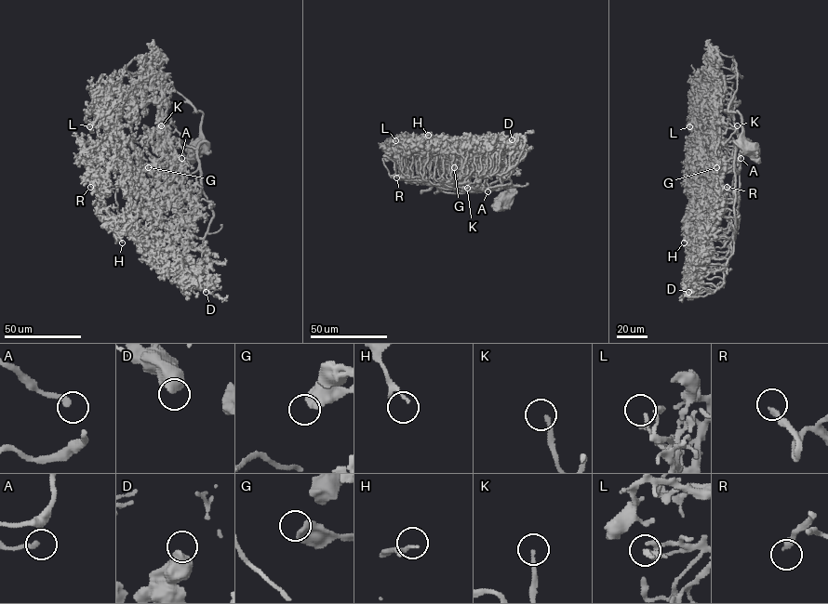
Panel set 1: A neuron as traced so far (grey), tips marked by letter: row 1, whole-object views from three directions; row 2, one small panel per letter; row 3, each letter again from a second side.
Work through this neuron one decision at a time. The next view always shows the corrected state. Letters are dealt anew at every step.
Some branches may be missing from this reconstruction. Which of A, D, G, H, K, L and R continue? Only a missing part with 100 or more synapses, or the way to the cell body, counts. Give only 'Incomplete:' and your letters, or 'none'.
Incomplete: D, K, R

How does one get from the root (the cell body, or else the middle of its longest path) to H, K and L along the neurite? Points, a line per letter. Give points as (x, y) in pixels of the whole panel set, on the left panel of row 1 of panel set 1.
H: (201, 147), (193, 173), (174, 170), (170, 162), (166, 191), (137, 215), (122, 242)
K: (201, 147), (204, 141), (193, 148), (177, 137), (167, 137), (169, 135), (163, 132), (161, 125)
L: (201, 147), (204, 141), (193, 148), (177, 137), (147, 144), (129, 137), (130, 143), (112, 124), (89, 126)

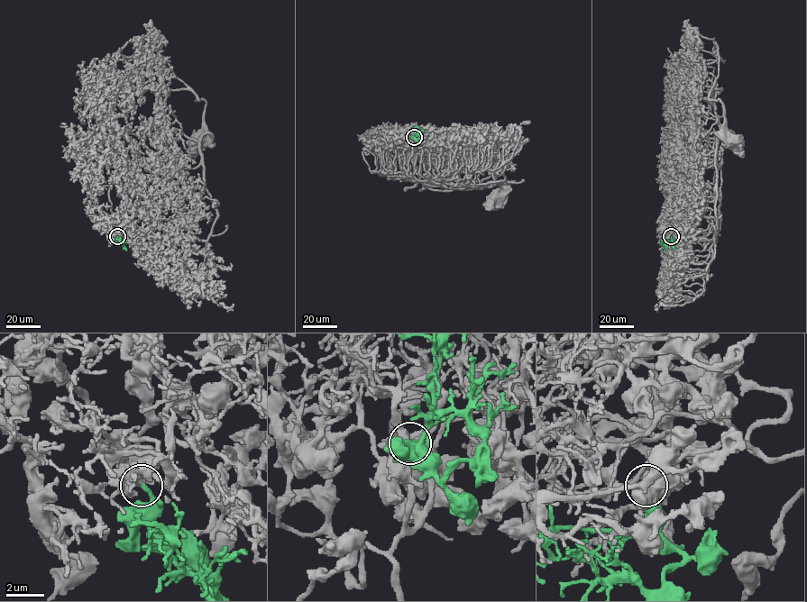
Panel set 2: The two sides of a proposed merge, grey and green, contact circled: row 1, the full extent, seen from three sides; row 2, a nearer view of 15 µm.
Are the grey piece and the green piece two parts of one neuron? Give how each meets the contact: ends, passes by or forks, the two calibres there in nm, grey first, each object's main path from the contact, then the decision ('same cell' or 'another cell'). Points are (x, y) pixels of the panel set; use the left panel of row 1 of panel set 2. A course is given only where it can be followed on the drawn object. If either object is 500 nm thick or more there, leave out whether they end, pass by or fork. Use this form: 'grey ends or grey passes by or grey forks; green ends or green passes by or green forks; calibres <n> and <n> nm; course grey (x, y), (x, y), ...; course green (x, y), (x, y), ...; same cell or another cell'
calibres 500 and 280 nm; course grey (117, 236), (162, 191), (173, 161), (169, 156), (172, 164), (196, 168), (204, 140); course green (117, 236), (126, 250); same cell

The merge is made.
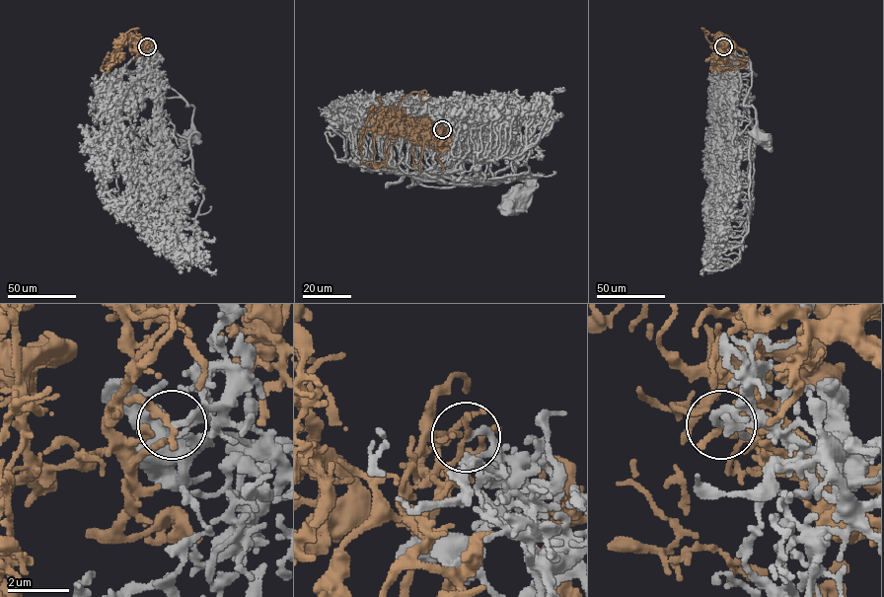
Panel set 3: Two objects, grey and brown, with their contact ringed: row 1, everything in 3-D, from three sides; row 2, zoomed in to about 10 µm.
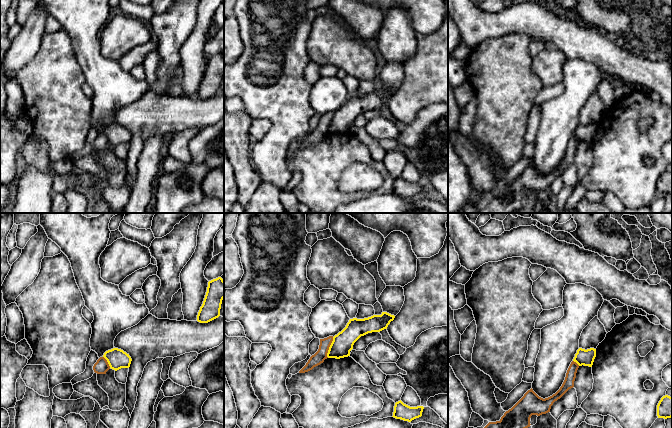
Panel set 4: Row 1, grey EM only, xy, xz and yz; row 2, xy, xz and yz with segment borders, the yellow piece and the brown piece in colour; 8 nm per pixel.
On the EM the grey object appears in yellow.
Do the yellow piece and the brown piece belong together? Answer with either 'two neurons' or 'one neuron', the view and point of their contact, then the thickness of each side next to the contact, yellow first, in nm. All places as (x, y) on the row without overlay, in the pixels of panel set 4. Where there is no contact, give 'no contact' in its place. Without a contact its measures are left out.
one neuron; contact xz (329, 123); calibres 170 and 90 nm

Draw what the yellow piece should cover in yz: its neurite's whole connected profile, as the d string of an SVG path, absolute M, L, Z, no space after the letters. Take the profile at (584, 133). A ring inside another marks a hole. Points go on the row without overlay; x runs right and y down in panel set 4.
M579 124L571 138L565 156L560 165L548 174L539 173L531 164L499 197L489 198L477 213L513 213L523 211L524 206L530 203L532 191L540 192L550 188L551 182L560 175L569 165L574 163L577 146L580 142L592 143L596 133L596 125Z

